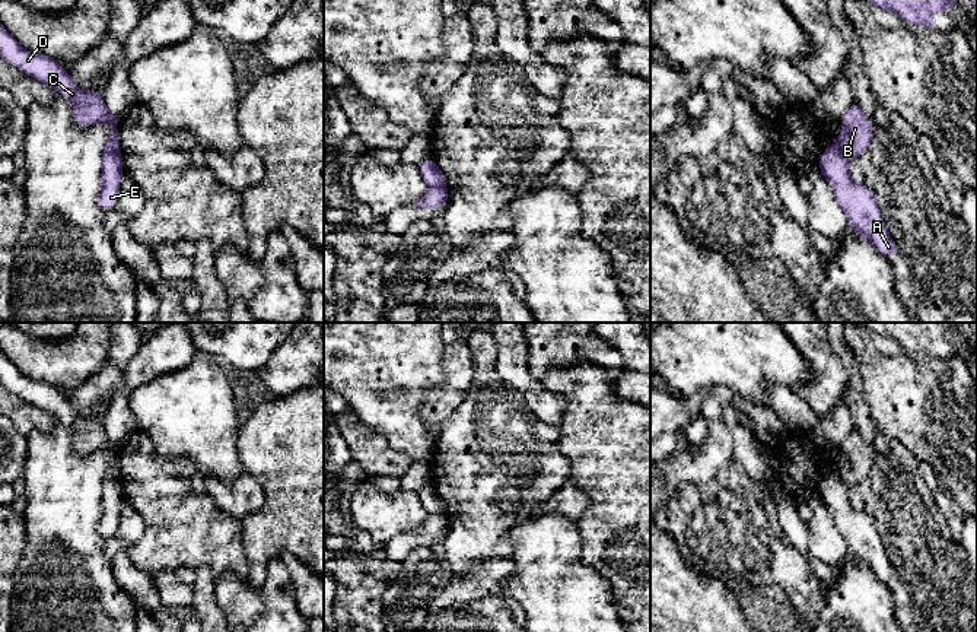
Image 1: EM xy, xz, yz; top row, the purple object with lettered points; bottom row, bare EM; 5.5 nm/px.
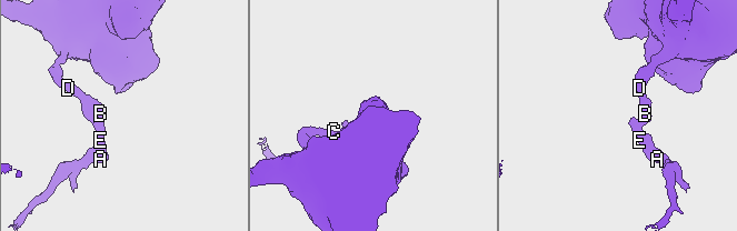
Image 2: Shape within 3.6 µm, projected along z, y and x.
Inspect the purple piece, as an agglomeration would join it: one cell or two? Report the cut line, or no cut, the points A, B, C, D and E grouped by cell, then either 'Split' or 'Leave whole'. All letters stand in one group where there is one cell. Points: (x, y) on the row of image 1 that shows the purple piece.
Split along yz (837, 142), (837, 146), (849, 159). Groups: A E / B C D. Split

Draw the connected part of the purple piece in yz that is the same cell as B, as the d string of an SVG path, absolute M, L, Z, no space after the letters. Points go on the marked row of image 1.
M855 101L838 121L841 124L841 133L837 140L838 147L849 161L855 161L869 150L873 140L871 120Z

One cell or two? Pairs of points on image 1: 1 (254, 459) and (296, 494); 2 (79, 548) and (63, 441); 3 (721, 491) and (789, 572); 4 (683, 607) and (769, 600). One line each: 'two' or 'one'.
1: one
2: one
3: one
4: one

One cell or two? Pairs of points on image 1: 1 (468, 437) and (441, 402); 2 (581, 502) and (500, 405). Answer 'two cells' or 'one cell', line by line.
1: two cells
2: two cells

